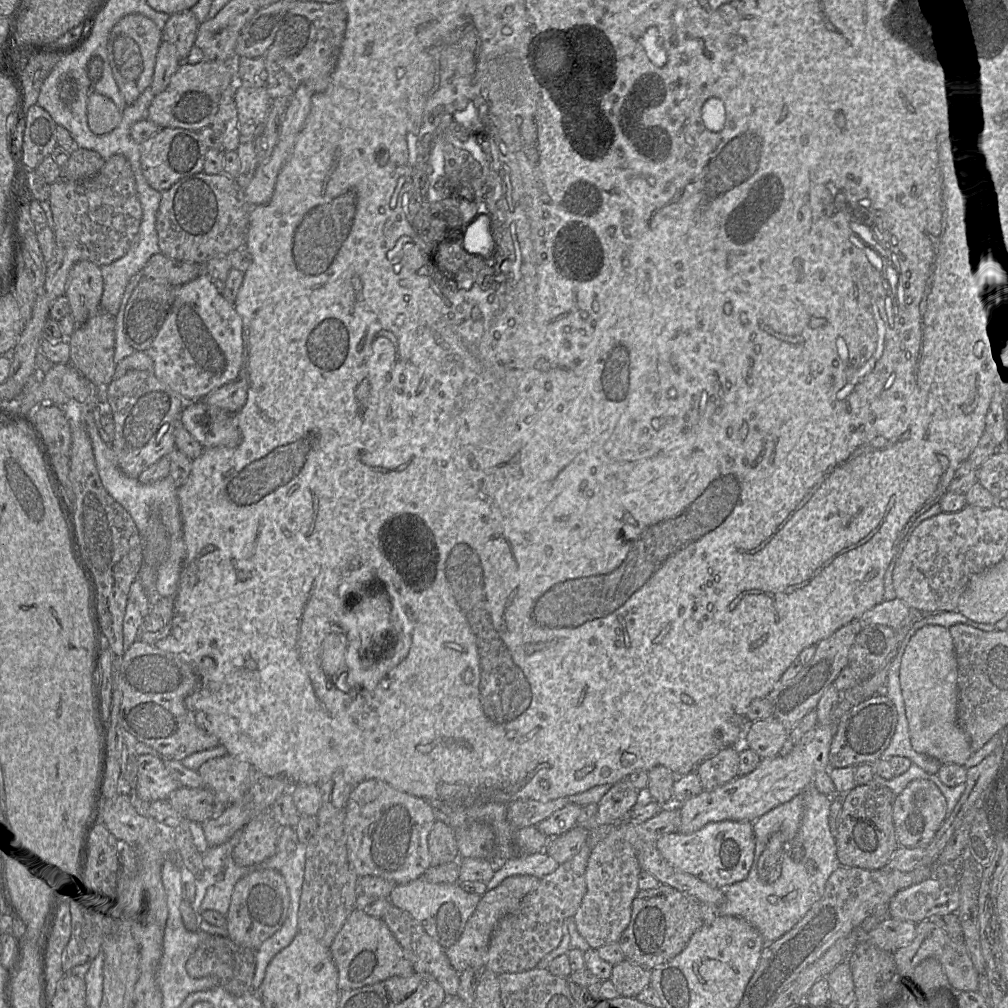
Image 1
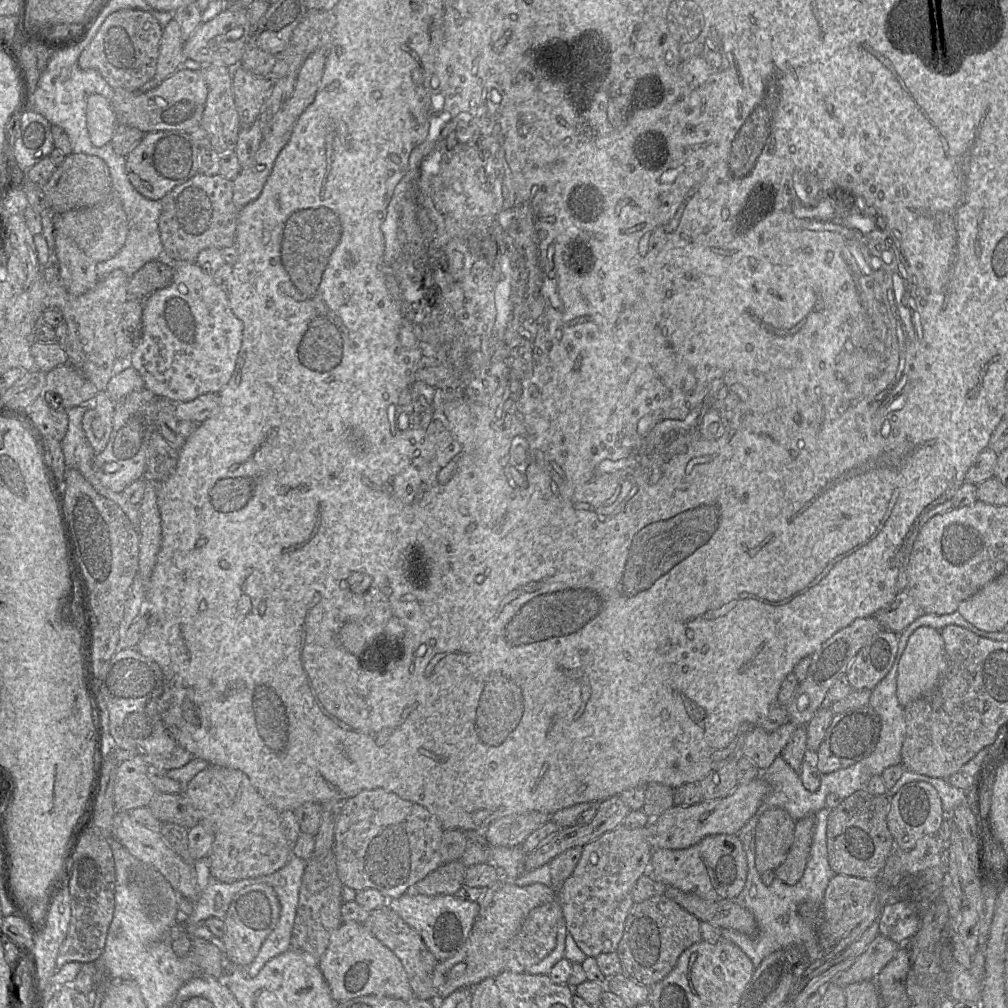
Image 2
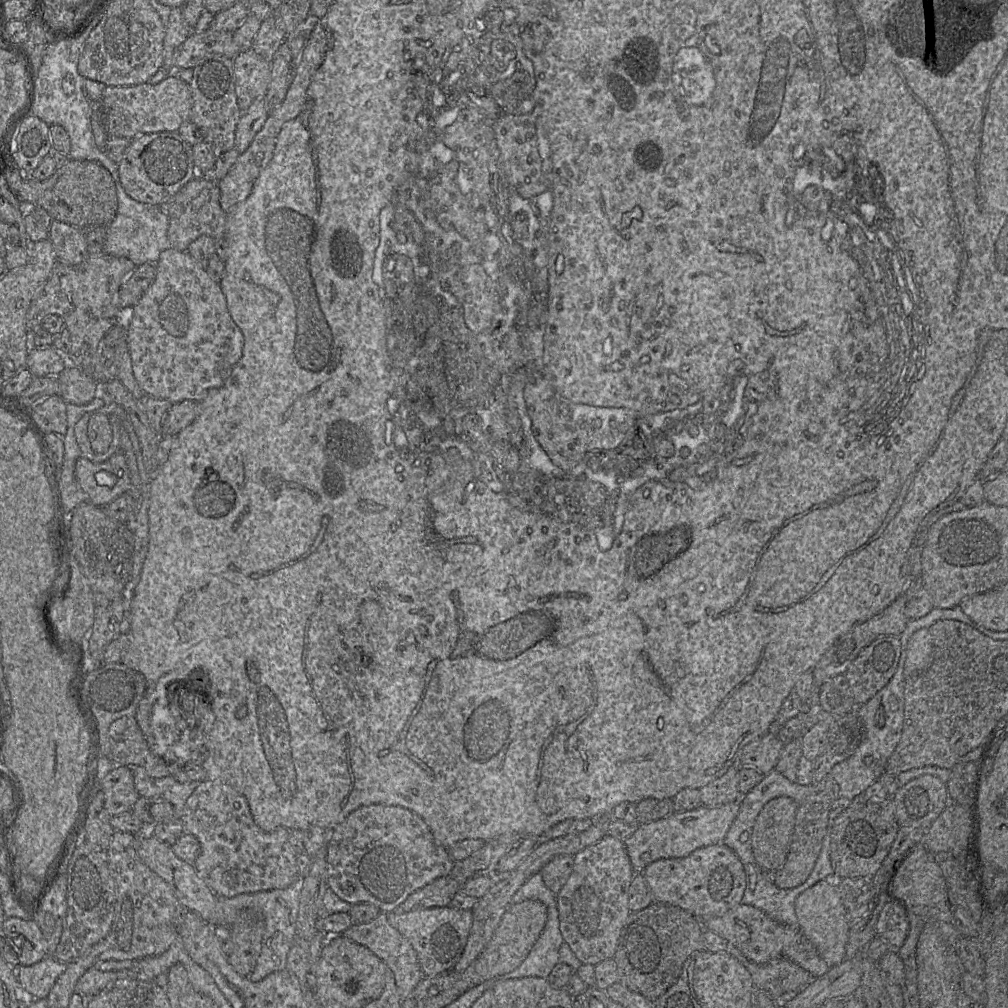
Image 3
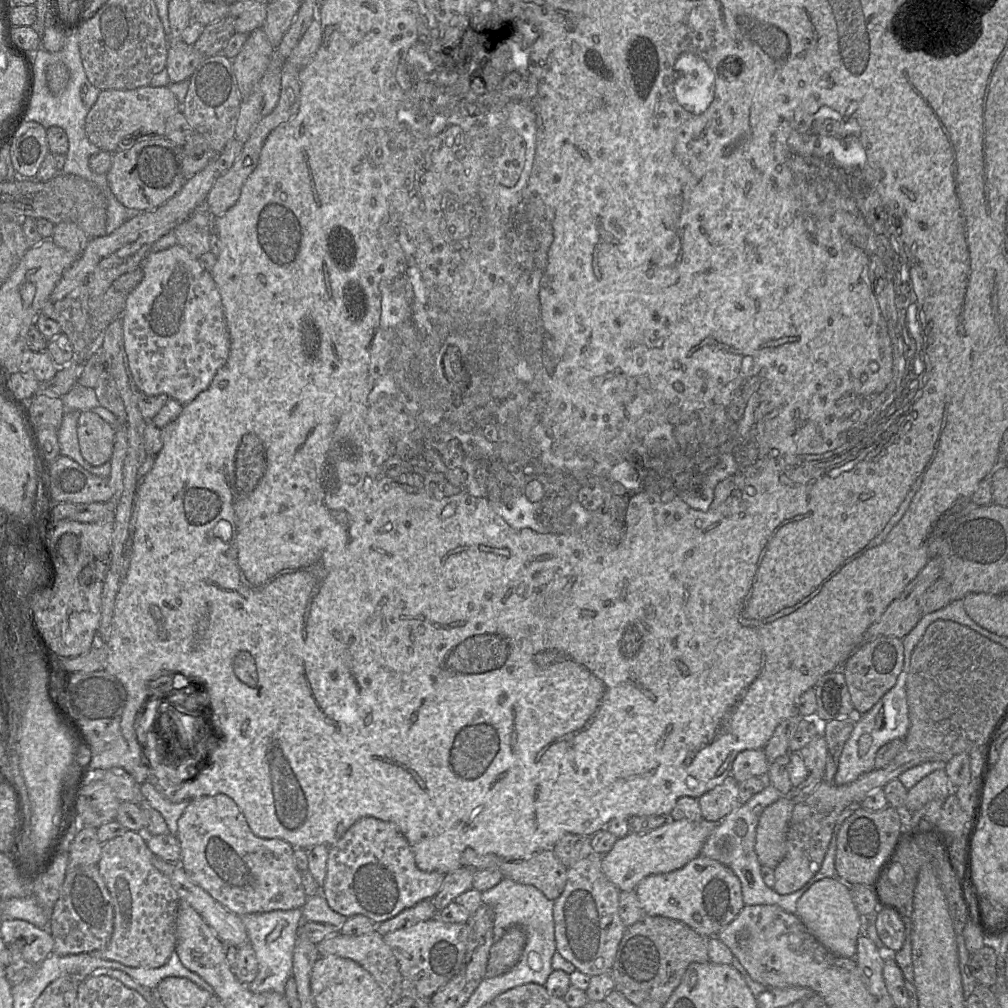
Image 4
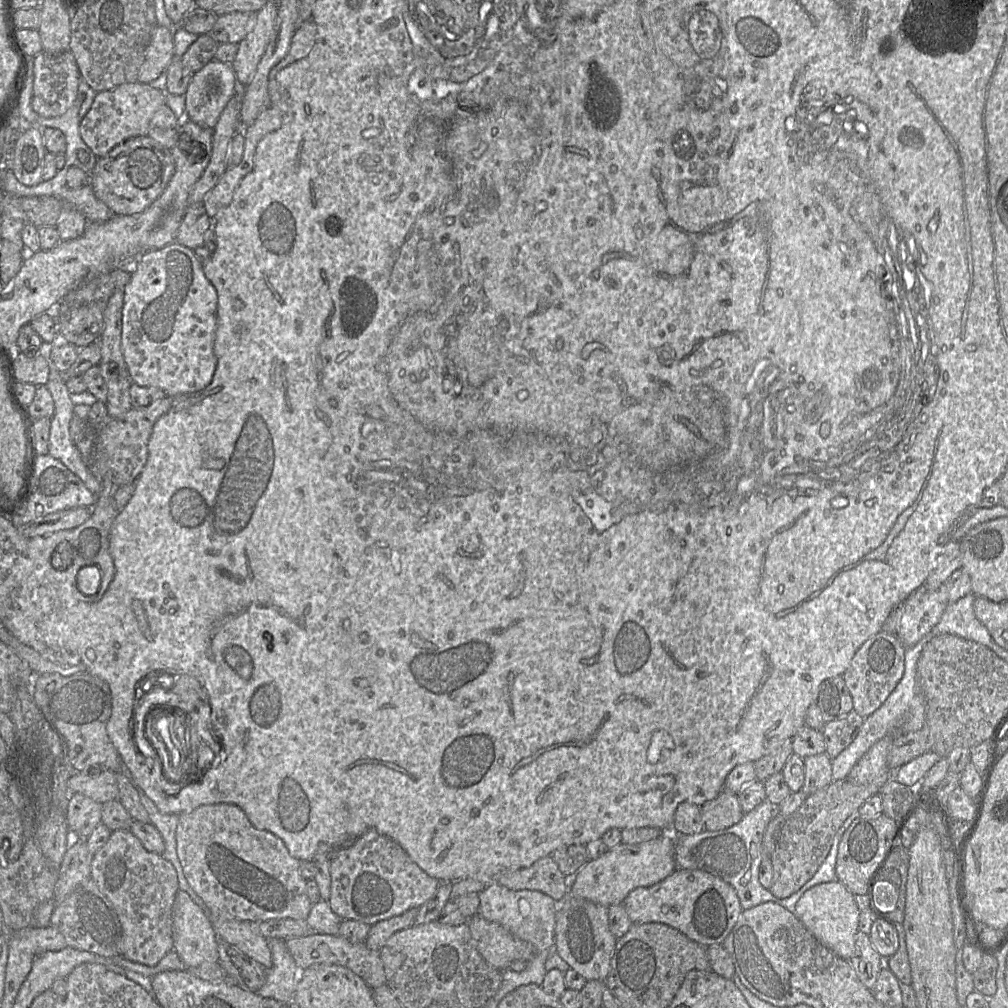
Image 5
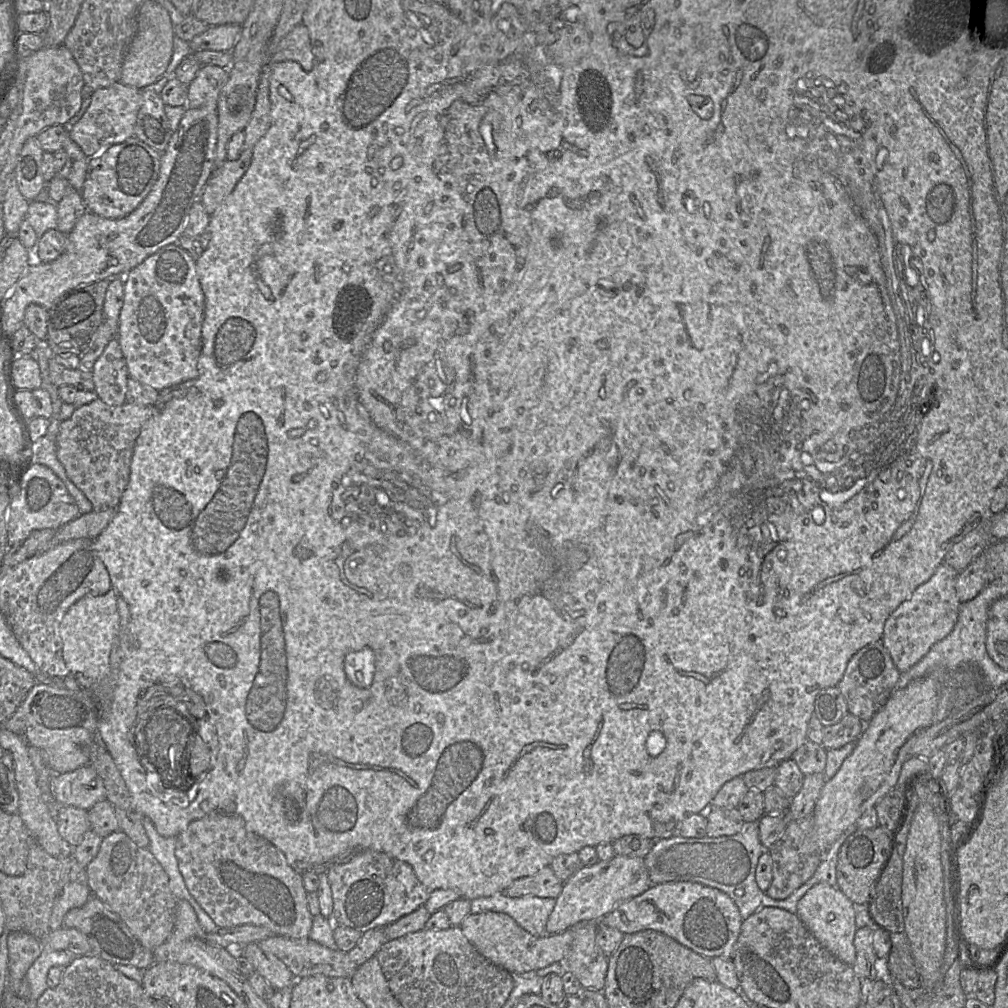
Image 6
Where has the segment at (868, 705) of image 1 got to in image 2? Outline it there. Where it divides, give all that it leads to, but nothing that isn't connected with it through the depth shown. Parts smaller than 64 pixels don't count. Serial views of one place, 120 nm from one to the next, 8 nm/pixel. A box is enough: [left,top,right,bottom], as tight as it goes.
[817,704,880,774]

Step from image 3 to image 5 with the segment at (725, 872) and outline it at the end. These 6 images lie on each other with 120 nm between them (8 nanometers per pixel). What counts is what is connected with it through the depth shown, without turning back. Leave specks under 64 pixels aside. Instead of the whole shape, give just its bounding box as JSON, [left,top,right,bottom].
[623,869,742,948]

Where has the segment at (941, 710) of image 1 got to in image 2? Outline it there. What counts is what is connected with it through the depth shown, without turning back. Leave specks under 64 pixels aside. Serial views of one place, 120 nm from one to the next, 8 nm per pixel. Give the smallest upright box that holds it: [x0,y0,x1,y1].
[897,626,944,707]

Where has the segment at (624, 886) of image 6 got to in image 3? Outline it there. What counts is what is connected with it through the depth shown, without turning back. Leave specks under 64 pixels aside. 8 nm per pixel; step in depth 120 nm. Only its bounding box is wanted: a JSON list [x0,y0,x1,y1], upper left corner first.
[623,801,739,874]

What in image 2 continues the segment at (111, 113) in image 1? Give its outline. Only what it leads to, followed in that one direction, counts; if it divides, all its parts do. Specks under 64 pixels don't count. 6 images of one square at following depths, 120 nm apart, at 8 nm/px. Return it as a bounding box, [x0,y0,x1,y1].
[86,94,119,147]

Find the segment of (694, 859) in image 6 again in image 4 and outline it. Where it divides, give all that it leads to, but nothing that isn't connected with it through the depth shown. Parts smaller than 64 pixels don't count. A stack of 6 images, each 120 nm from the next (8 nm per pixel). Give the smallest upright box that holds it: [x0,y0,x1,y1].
[700,783,837,914]

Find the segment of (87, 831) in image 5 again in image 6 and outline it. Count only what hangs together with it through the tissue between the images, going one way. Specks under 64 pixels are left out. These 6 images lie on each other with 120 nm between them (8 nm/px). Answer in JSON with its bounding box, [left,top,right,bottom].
[55,806,90,847]

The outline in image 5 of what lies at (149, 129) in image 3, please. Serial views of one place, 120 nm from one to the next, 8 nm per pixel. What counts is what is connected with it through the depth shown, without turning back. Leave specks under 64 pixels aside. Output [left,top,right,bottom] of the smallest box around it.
[79,82,166,157]

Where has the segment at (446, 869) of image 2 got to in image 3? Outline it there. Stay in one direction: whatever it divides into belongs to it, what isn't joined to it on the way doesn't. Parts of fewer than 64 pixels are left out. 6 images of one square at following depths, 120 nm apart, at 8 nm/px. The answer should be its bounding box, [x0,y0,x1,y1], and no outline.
[393,875,460,914]

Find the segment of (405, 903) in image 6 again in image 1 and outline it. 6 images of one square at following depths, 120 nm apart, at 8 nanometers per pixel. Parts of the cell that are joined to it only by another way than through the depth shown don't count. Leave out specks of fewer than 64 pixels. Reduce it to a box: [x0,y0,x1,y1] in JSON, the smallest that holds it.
[345,779,436,884]

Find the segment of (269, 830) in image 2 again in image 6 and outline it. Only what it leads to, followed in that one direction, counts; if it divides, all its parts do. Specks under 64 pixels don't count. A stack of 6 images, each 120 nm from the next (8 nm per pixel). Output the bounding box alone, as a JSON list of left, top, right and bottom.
[175,815,313,939]

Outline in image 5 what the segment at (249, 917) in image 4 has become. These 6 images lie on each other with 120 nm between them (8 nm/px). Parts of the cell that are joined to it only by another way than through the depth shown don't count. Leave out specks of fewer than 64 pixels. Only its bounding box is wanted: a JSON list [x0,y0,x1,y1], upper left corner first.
[256,939,300,1003]

